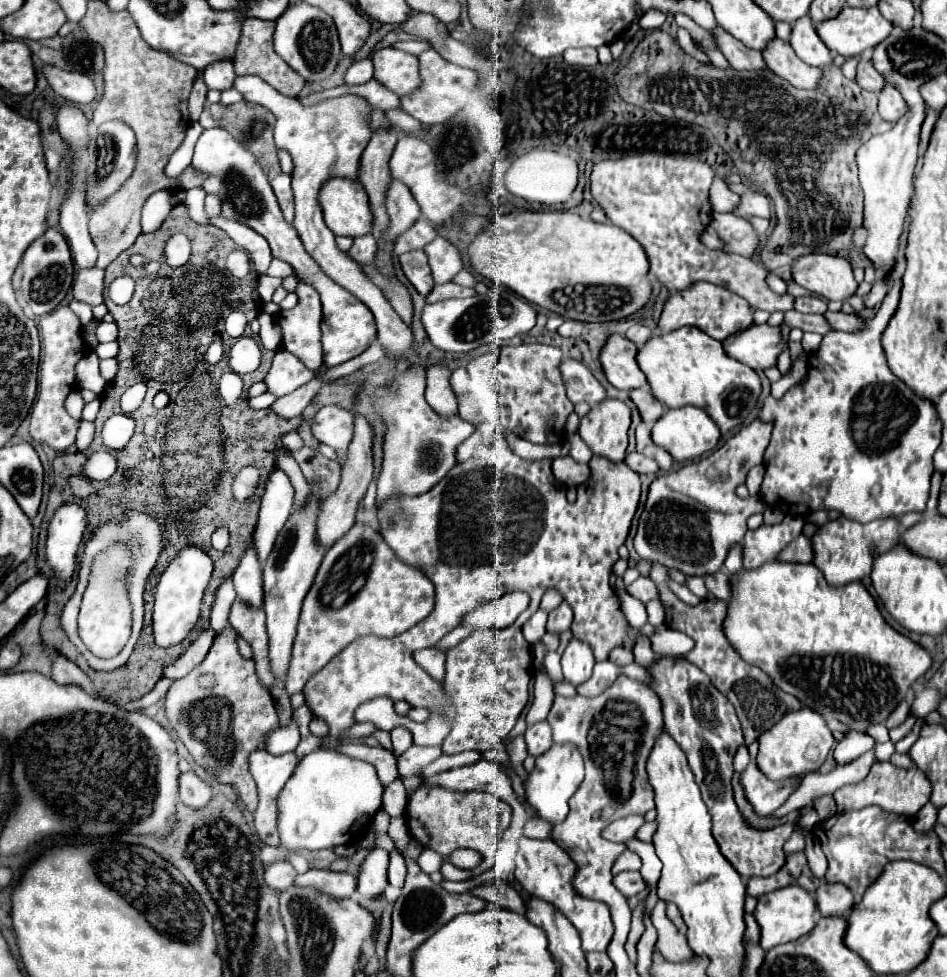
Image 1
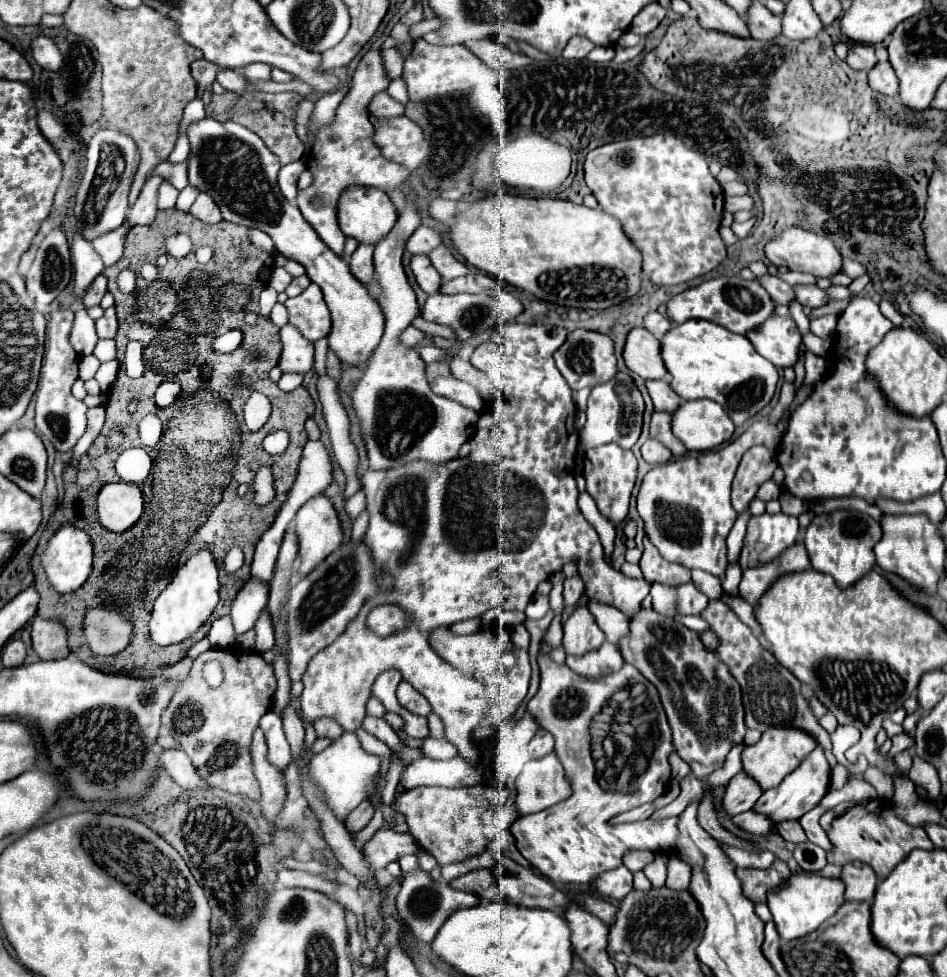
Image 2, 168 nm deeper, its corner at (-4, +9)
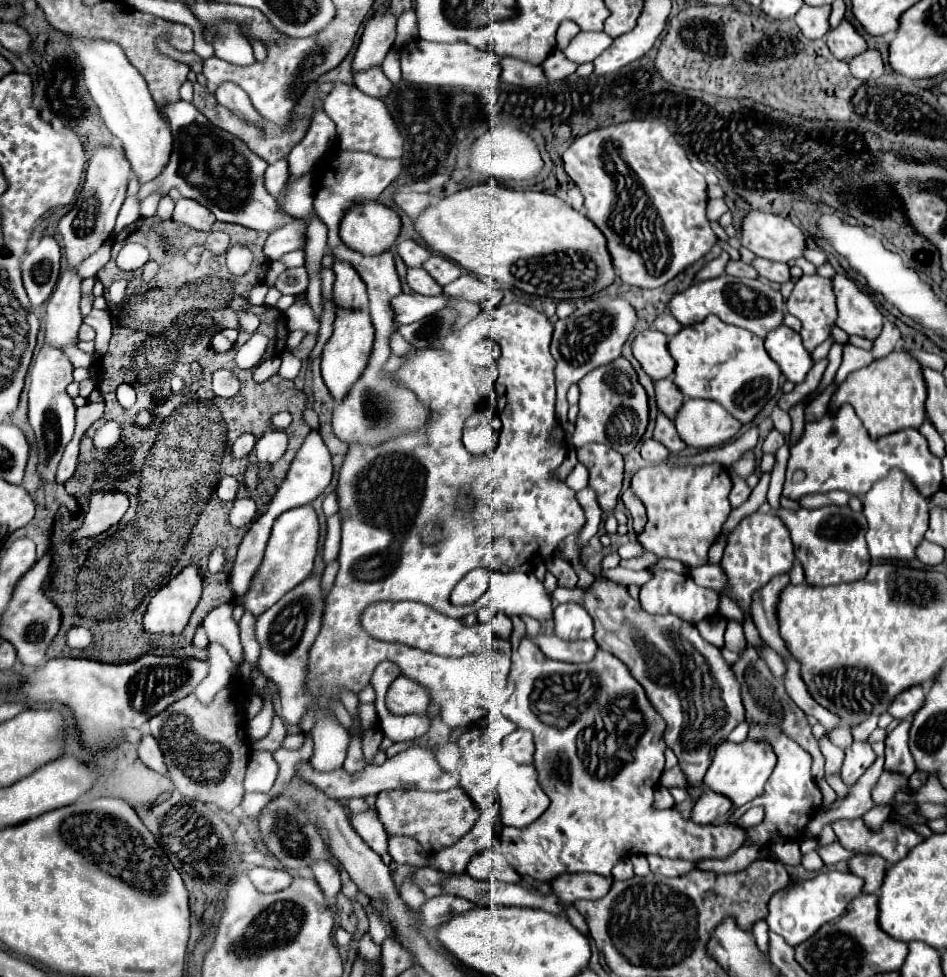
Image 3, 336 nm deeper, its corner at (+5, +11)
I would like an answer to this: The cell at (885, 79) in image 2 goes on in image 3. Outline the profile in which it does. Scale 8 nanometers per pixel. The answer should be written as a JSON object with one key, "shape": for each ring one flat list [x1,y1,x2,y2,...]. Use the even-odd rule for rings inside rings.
{"shape":[[867,50,861,56,855,56,851,62,851,74,859,80,871,80,871,78,881,78,885,72,883,58,877,50]]}

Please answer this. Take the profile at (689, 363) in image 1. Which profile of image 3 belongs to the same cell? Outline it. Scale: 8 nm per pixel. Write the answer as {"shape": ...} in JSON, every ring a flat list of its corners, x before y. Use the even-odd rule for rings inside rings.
{"shape":[[707,316,703,322,683,326,669,344,669,354,675,360,673,382,687,398,707,398,719,402,741,424,751,422,757,412,779,390,779,366,763,348,763,338,751,332,725,324,717,316]]}

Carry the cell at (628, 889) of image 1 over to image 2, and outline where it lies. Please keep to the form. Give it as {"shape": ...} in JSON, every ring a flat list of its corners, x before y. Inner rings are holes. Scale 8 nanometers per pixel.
{"shape":[[620,866,616,870,600,874,594,882,592,888,598,892,602,898,610,900,622,900,630,890,632,890,632,872,626,866]]}

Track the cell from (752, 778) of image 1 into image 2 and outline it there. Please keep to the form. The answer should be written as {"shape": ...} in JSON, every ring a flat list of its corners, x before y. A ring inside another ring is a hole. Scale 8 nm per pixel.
{"shape":[[738,772,726,786,722,806,730,816,736,816,740,812,752,810,754,802,760,796,762,796,760,786,750,776,746,776,744,772]]}

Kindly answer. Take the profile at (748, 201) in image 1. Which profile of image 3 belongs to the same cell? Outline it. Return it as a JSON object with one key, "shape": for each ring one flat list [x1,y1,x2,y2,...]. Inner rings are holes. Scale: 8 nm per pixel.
{"shape":[[719,198,719,200,709,200,709,204,707,204,707,216,709,216,709,220,719,220,719,216,725,214,727,210,729,210,729,208,727,208,727,204,725,204,723,198]]}

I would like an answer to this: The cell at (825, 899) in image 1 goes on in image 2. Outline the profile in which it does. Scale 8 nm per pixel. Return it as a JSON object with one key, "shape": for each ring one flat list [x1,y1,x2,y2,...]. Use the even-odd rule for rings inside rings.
{"shape":[[850,862,842,870,842,880,846,884,846,900,874,900,874,890,878,888,878,876,866,862]]}

